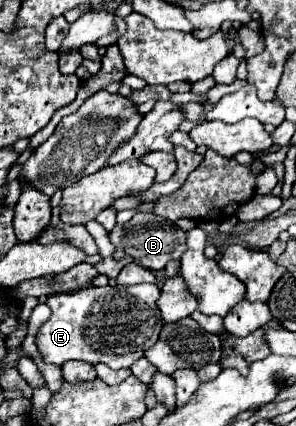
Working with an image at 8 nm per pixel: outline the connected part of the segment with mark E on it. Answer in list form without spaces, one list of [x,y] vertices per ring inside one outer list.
[[[156,284],[138,286],[88,286],[76,292],[48,296],[52,316],[40,326],[36,344],[42,358],[54,366],[62,366],[66,360],[84,360],[90,364],[104,362],[110,368],[130,368],[144,352],[156,344],[162,320],[156,300],[160,290]]]

